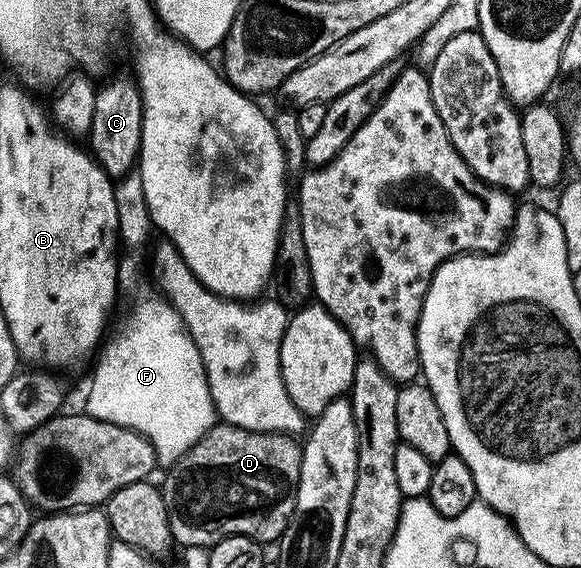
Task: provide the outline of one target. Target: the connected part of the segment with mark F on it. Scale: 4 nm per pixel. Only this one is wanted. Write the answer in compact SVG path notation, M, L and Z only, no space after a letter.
M154 295L137 297L119 328L119 336L106 341L107 349L105 344L103 357L95 368L91 389L87 392L85 412L98 420L139 432L153 446L156 461L160 465L170 466L177 463L215 425L217 413L209 390L207 371L193 338L187 333L177 309L162 295Z

